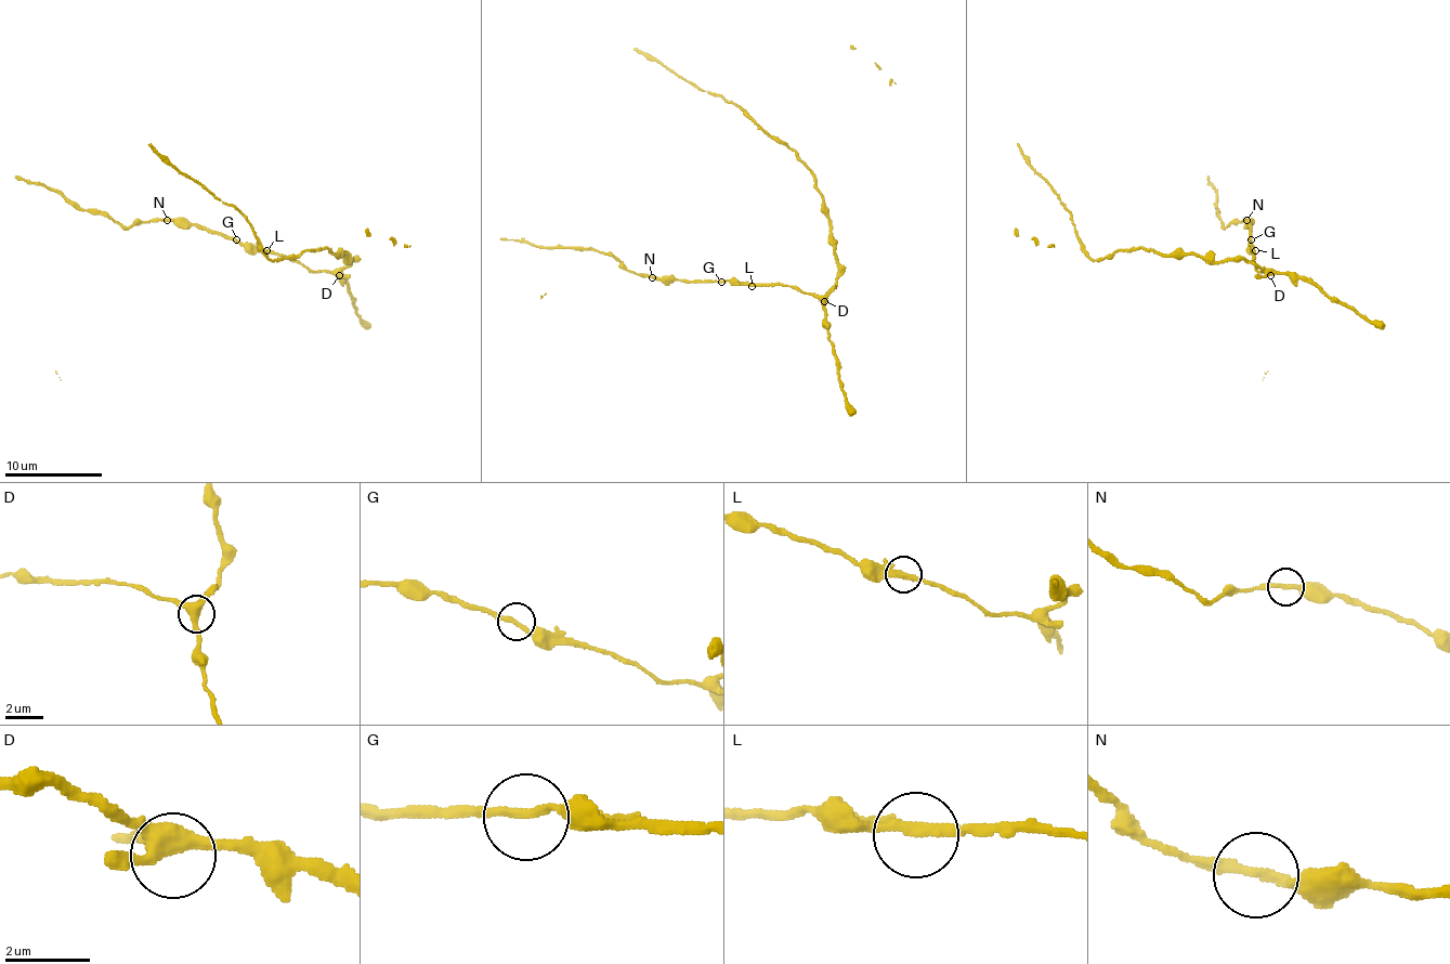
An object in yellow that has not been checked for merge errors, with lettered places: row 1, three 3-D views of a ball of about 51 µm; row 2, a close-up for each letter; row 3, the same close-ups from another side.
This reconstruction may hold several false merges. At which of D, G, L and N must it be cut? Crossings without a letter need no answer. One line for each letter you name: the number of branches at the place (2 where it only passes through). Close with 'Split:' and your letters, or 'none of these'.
Split: none of these

